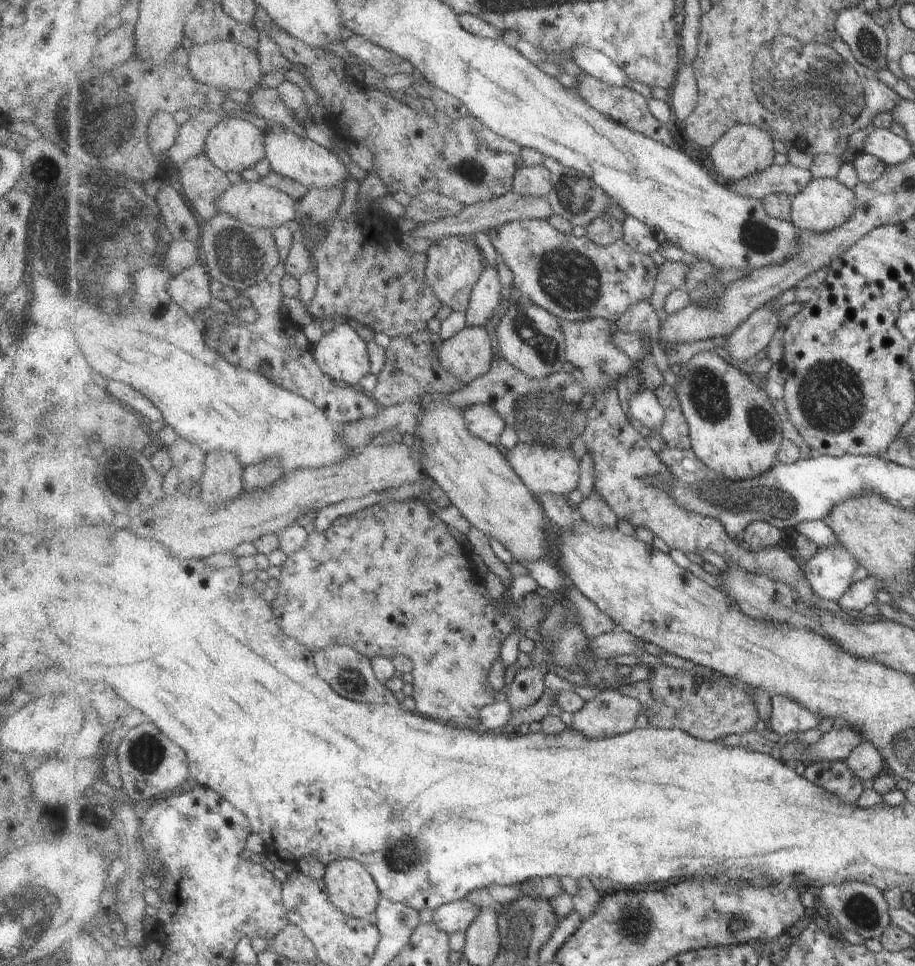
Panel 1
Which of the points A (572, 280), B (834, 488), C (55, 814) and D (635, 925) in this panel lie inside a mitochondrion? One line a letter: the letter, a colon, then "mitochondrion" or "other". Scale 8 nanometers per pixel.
A: mitochondrion
B: other
C: other
D: mitochondrion

